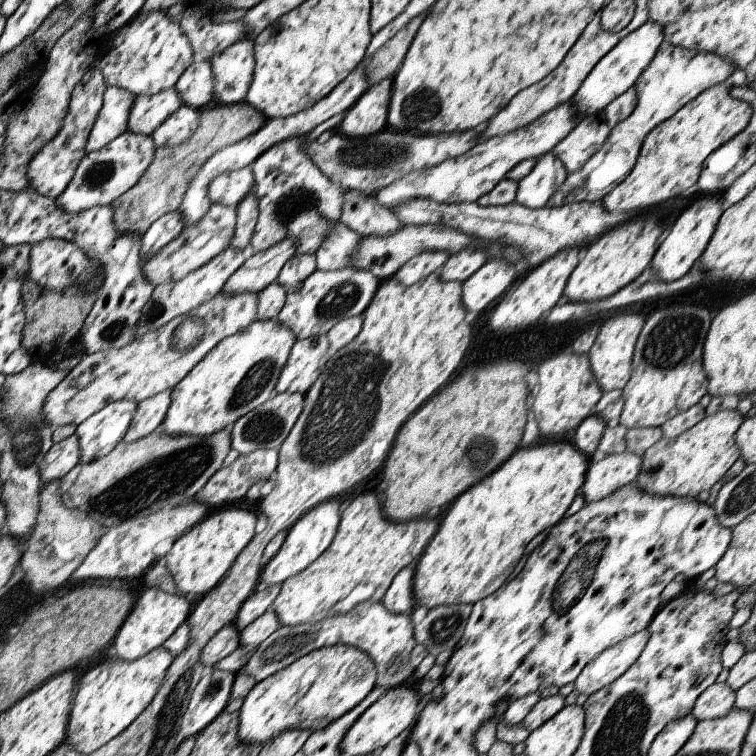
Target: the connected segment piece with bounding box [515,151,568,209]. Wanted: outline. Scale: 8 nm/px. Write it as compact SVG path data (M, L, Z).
M552 151L536 160L530 174L518 182L515 199L518 204L531 209L546 206L568 173L564 163Z

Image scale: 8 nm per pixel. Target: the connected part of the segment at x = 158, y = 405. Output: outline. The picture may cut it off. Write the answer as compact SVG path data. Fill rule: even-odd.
M173 388L159 392L137 404L134 418L124 435L124 442L136 442L163 424L171 405L172 391Z

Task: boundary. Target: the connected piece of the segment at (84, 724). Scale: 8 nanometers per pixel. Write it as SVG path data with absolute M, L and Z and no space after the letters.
M164 647L133 661L106 660L88 670L78 683L67 724L66 744L90 754L123 731L147 706L163 681L173 656Z

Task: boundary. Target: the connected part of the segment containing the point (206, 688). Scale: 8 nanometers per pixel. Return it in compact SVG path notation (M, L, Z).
M214 667L204 671L183 716L177 734L180 741L189 736L196 736L217 714L225 710L231 697L234 679L235 674Z

